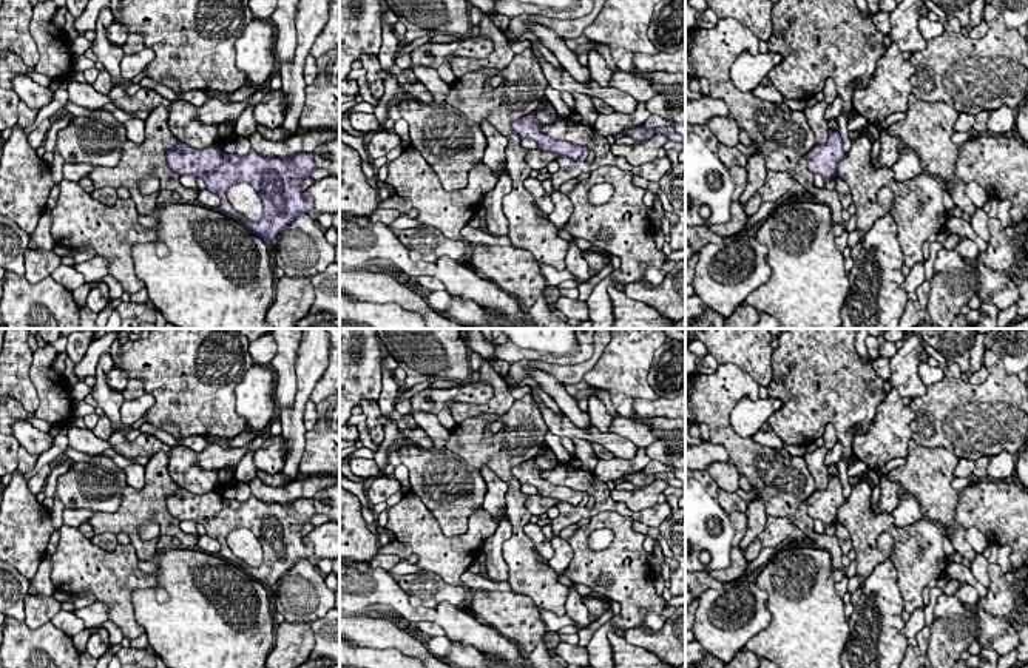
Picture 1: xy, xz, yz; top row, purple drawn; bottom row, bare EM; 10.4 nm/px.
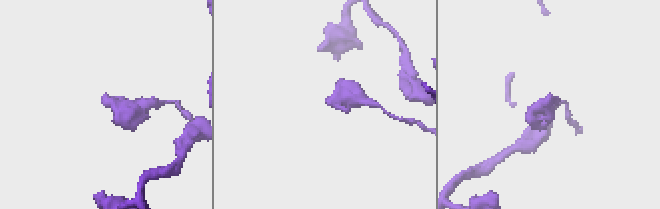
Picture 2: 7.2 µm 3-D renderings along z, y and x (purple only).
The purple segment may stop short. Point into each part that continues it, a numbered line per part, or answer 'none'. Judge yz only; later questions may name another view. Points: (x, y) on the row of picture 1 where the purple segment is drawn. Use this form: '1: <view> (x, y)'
none

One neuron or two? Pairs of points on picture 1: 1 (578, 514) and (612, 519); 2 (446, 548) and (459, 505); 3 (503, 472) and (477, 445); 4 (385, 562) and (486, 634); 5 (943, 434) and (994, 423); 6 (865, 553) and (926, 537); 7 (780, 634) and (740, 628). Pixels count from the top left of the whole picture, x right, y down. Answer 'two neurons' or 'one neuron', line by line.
1: two neurons
2: two neurons
3: one neuron
4: two neurons
5: one neuron
6: one neuron
7: two neurons

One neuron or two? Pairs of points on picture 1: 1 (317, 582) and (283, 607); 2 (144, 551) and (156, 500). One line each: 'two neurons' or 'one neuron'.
1: one neuron
2: one neuron

